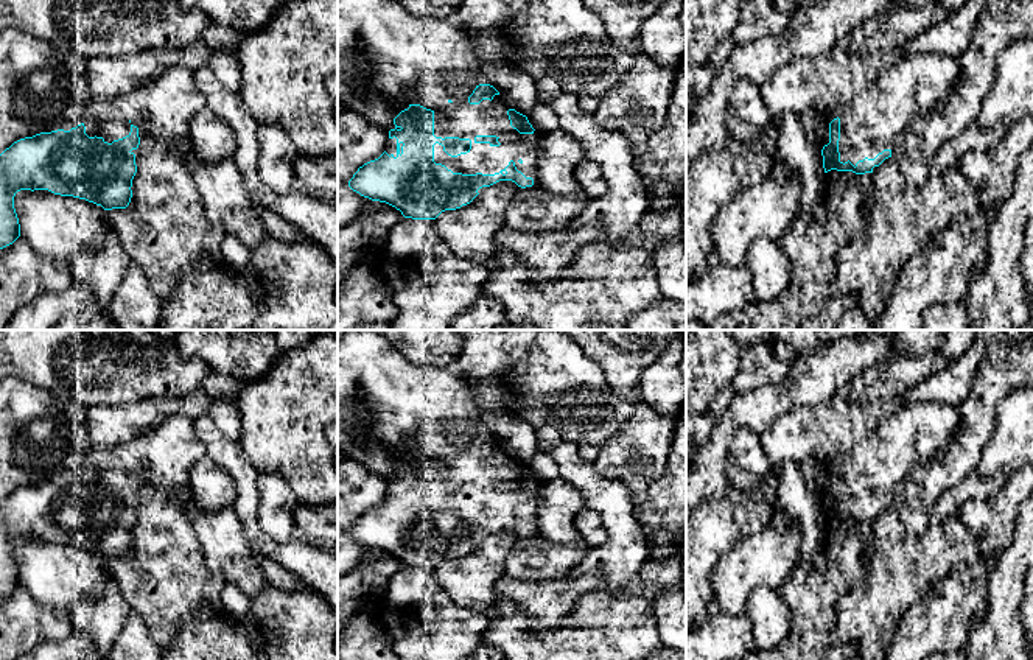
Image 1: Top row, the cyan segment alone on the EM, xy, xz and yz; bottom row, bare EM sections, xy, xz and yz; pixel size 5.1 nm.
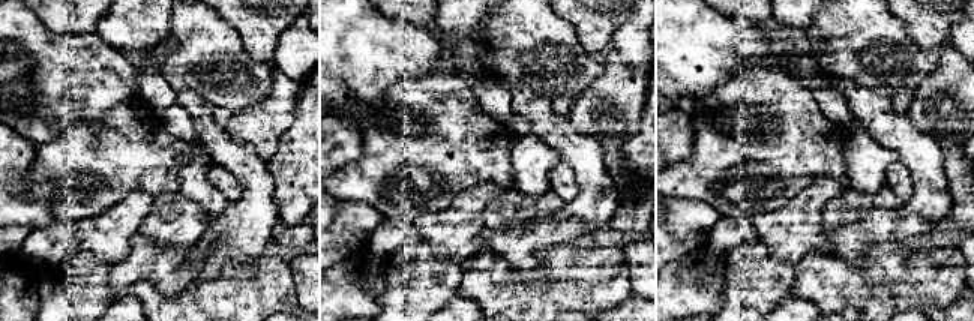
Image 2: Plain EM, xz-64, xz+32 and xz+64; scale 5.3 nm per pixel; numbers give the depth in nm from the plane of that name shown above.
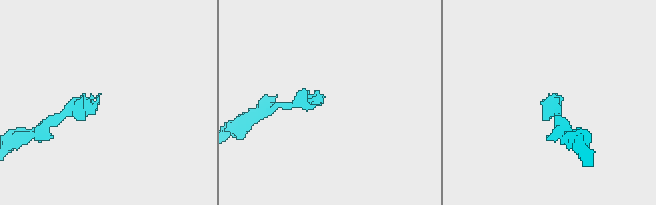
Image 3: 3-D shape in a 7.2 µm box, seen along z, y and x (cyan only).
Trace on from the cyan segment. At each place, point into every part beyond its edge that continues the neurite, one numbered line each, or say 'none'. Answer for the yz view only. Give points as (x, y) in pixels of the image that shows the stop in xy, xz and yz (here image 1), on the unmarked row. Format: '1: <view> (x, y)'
1: yz (870, 472)

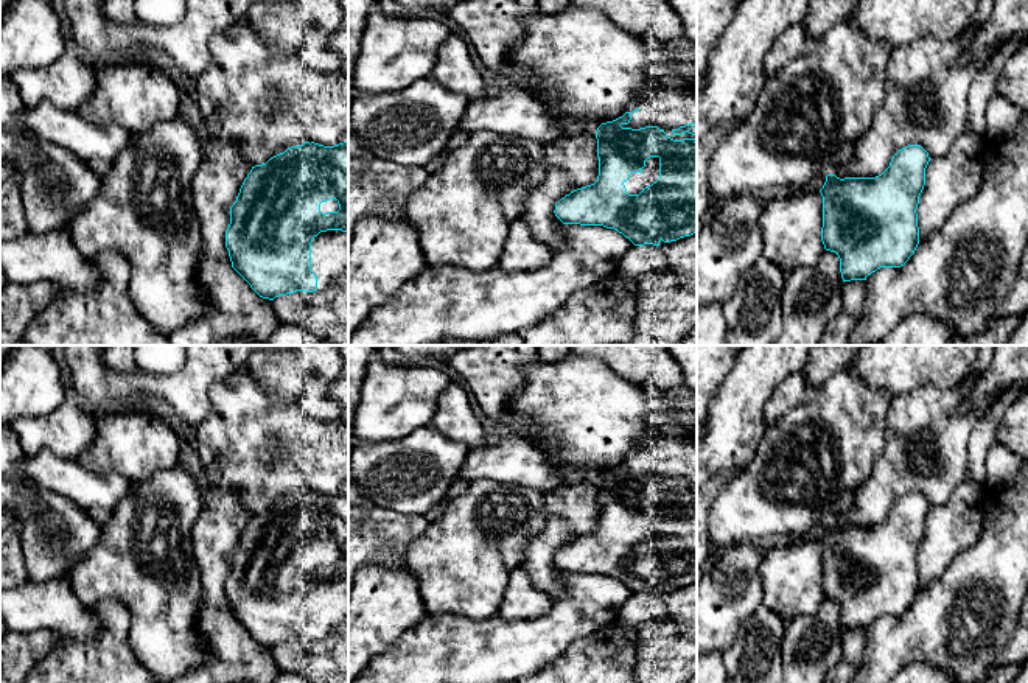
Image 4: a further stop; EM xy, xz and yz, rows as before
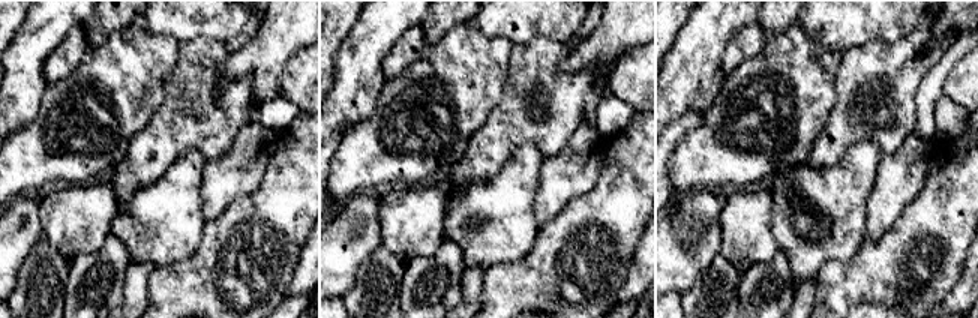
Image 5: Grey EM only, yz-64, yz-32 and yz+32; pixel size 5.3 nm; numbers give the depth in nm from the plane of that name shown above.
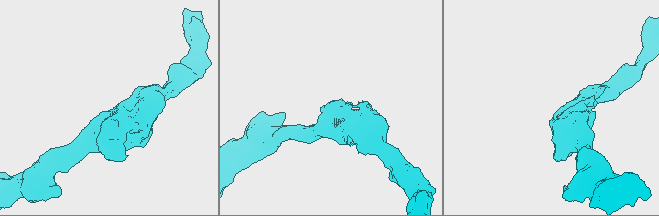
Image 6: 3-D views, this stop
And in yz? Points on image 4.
none

